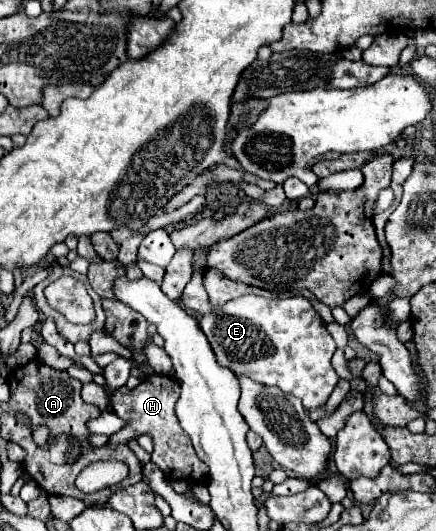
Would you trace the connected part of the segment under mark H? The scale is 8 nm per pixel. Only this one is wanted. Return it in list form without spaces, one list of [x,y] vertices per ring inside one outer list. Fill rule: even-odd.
[[[151,374],[143,378],[143,382],[133,390],[125,386],[121,390],[115,390],[115,394],[111,396],[113,412],[117,416],[123,416],[123,420],[127,420],[127,426],[119,430],[117,434],[113,434],[109,438],[109,444],[125,444],[127,440],[139,434],[151,434],[154,444],[151,461],[163,470],[163,474],[167,474],[167,480],[191,480],[193,478],[195,482],[203,482],[207,480],[209,472],[203,472],[205,464],[197,458],[189,442],[189,436],[181,430],[177,422],[177,416],[175,416],[177,398],[179,398],[177,380],[161,376],[161,374]]]

